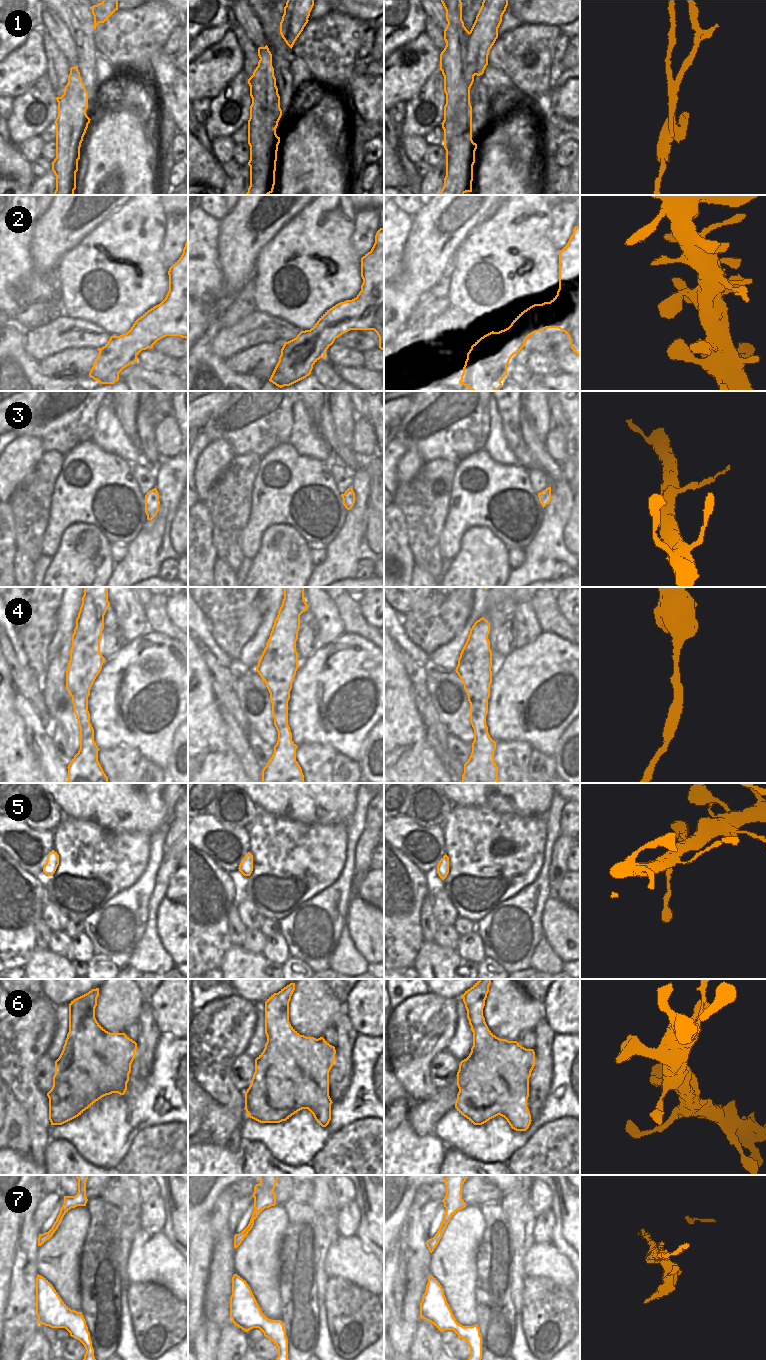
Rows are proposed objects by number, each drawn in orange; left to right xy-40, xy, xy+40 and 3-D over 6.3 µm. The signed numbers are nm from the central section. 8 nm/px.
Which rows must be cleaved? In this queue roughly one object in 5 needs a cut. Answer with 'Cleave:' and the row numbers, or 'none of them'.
Cleave: 1, 7

